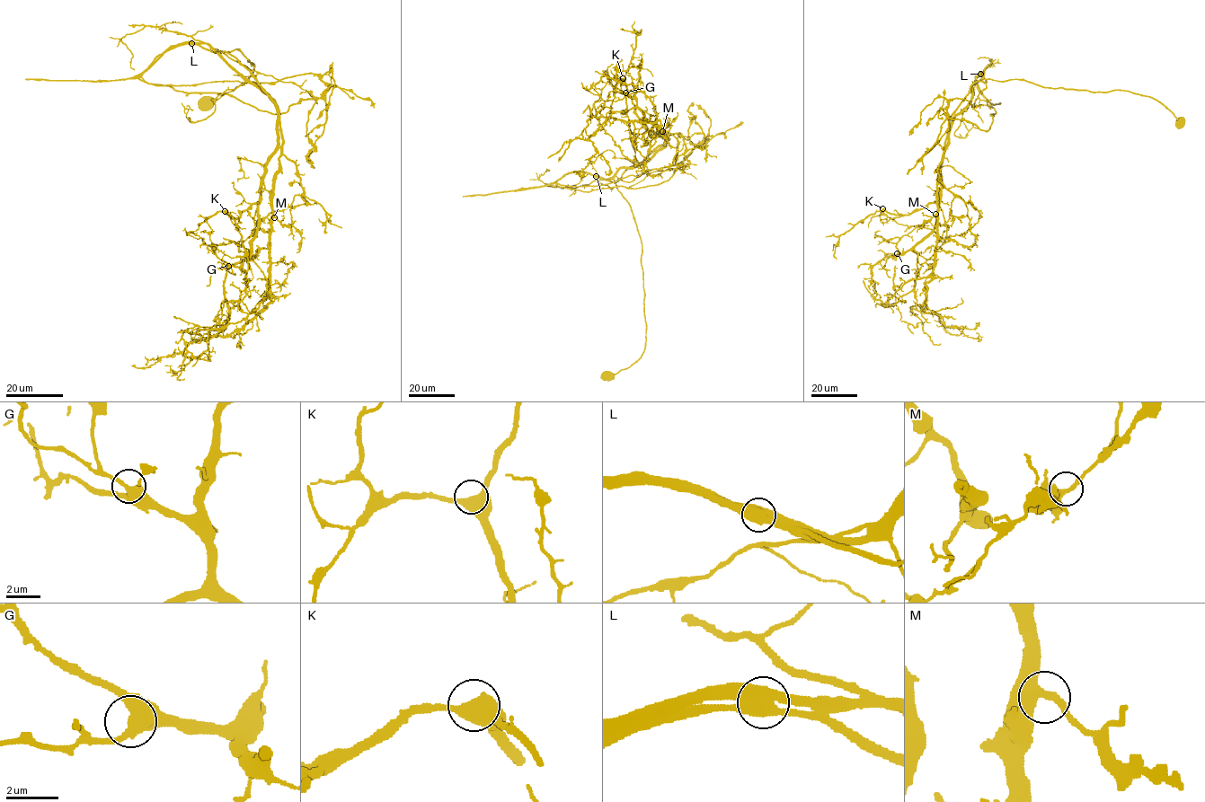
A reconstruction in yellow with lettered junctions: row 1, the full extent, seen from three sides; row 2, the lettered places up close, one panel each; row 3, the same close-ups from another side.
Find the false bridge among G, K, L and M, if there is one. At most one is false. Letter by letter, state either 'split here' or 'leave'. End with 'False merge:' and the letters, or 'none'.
G: leave
K: leave
L: split here
M: leave
False merge: L

